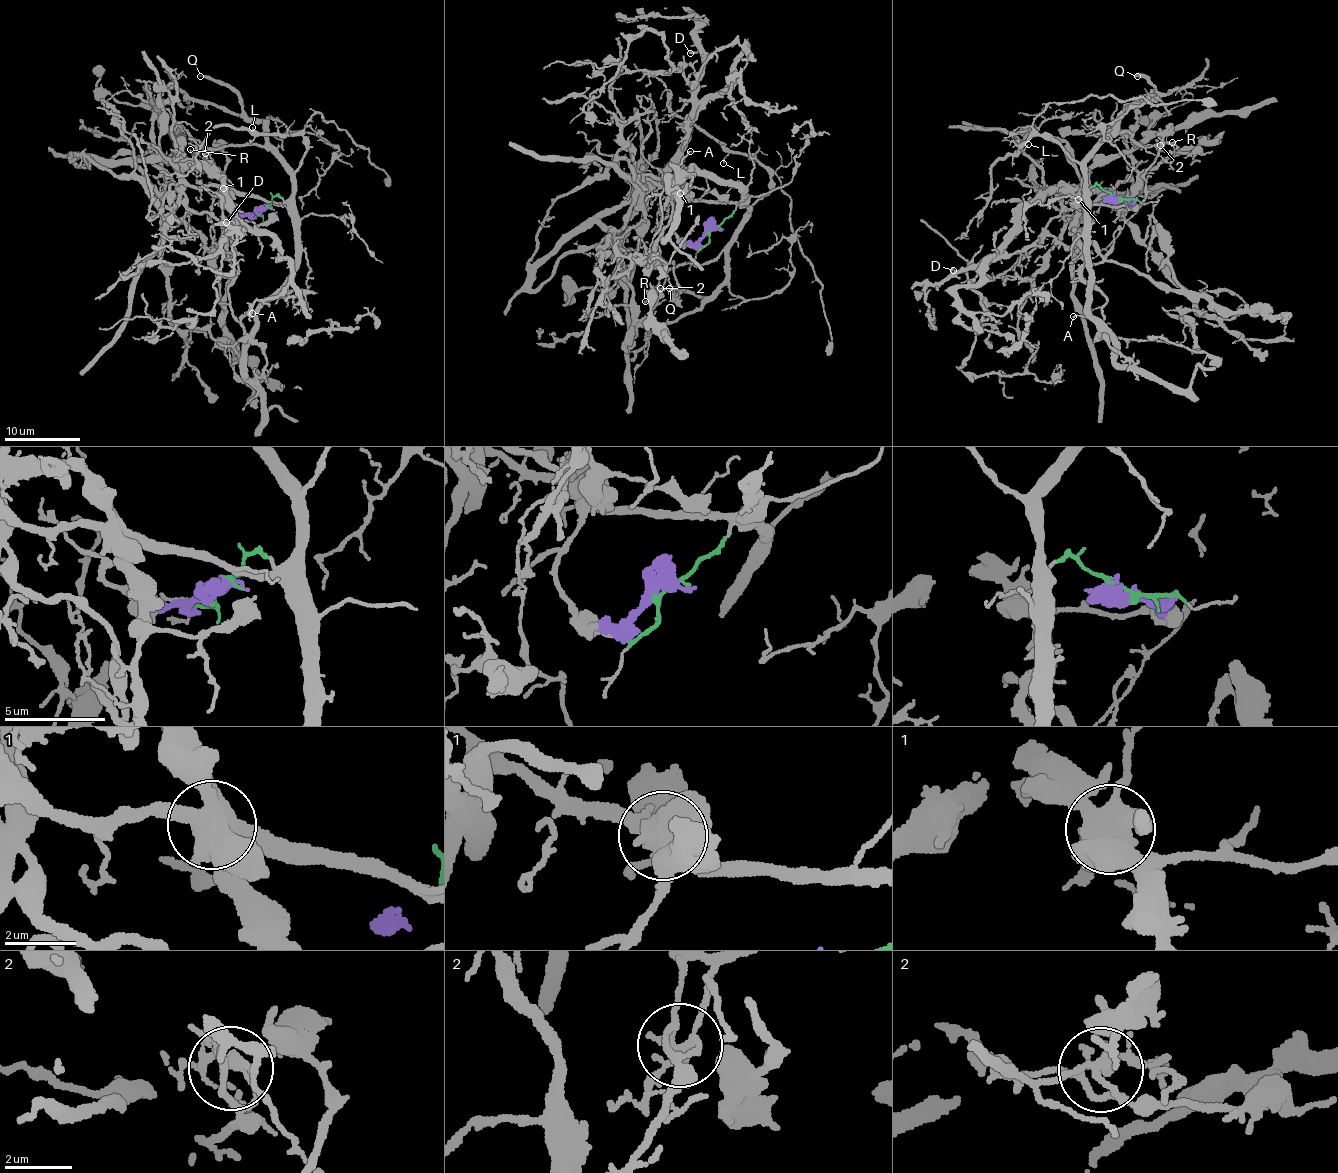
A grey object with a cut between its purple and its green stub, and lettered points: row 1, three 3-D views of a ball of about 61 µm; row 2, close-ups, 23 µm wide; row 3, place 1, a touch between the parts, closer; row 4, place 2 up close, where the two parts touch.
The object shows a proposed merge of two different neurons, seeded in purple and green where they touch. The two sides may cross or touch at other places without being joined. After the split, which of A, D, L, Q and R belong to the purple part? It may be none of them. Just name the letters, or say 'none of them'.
A, D

